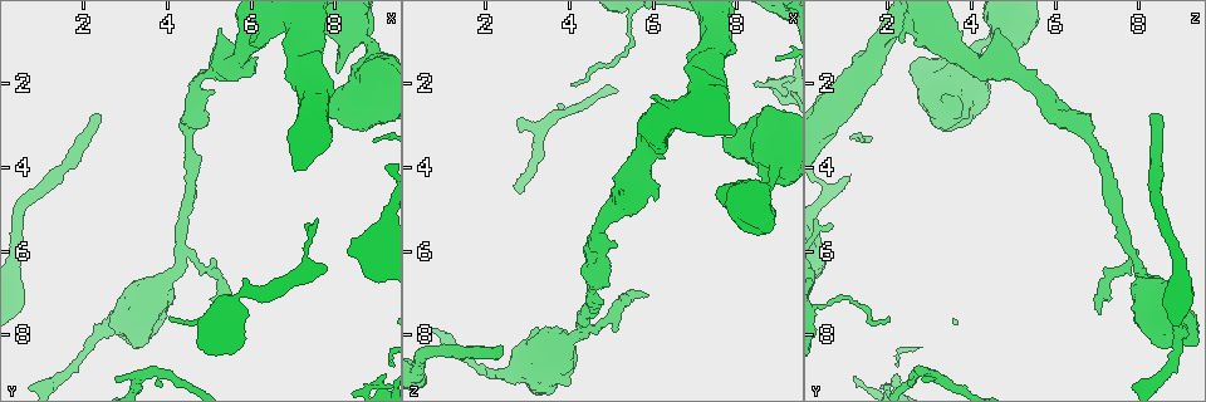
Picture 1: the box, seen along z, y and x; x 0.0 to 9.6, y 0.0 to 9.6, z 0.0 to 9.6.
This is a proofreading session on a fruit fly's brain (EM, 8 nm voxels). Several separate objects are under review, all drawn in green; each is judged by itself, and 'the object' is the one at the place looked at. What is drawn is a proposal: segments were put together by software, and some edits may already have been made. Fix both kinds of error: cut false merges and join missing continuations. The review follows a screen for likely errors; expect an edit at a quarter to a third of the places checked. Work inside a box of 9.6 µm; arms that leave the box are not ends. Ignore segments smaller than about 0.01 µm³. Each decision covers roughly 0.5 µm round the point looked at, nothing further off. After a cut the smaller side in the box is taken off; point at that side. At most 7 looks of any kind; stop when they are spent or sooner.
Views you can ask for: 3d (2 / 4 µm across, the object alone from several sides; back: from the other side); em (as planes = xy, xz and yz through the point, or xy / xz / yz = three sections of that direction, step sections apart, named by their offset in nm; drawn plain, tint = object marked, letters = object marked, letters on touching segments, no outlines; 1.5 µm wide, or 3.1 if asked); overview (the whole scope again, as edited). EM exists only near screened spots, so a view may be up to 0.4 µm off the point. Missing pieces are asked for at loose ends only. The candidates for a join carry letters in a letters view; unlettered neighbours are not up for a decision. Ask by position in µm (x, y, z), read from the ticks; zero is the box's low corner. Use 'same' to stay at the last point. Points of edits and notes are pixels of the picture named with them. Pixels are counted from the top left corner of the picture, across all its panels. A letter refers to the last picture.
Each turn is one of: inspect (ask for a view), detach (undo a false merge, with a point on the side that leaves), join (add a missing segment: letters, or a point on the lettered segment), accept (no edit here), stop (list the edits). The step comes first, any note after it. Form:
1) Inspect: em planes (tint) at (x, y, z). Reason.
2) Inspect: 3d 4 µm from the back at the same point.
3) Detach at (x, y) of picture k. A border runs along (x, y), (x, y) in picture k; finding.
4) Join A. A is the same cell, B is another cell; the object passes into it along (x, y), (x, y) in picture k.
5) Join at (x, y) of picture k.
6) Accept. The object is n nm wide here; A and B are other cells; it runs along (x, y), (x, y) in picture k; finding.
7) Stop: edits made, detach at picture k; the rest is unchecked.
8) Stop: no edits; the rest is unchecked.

Inspect: em planes (letters) at (4.35, 6.20, 7.85). Thick turns thin.

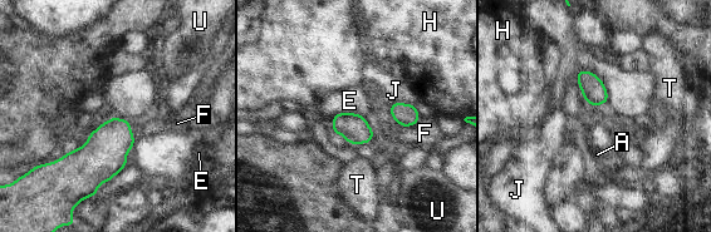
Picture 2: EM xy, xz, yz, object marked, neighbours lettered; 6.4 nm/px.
Accept. A, E, F, H, J, T and U are other cells; continuous, no second neuron.

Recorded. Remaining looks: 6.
Inspect: em xz step 8 (tint) at (5.90, 7.45, 7.00). Free end.

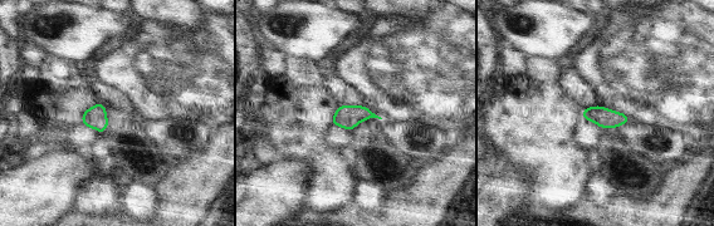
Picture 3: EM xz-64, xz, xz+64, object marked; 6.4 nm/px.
Inspect: em planes (letters) at the same point.

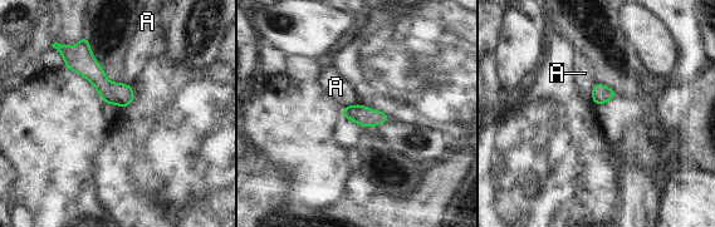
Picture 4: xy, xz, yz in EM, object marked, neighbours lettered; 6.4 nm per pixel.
Accept. A is another cell; a border runs along (596, 82), (591, 97) in picture 4; no lettered segment goes on from it.

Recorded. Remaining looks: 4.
Inspect: 3d 2 µm at (1.60, 4.05, 8.40). Narrows sharply.

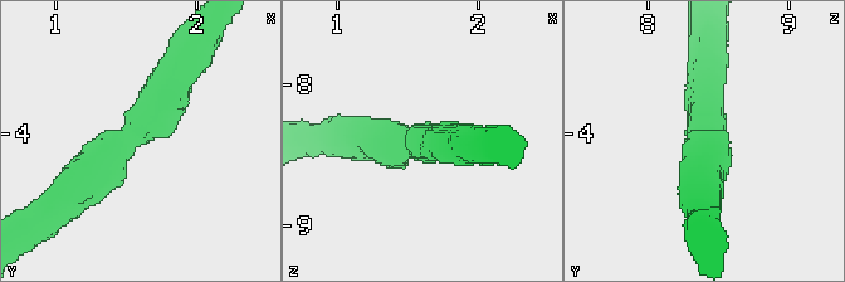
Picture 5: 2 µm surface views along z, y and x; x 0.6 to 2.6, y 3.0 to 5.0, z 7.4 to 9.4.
Inspect: em planes (plain) at (1.56, 4.02, 8.36).

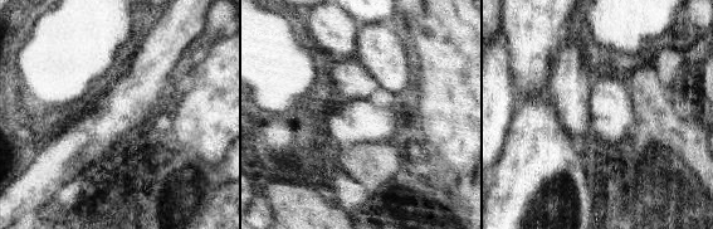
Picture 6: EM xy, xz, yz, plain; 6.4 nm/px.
Inspect: em planes (letters) at the same point.

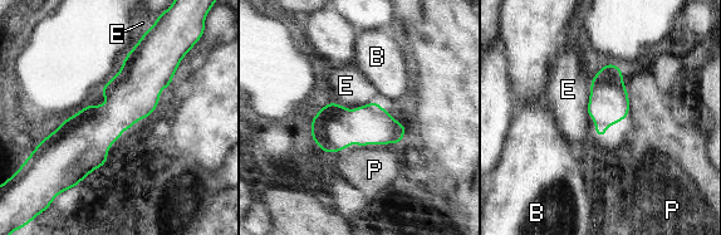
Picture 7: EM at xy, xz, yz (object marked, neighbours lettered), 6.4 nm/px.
Accept. The longest contact is with P, 460 nm; B, E and P are other cells; it runs along (145, 45), (75, 177) in picture 7; continuous, no second neuron.

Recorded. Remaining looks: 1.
Stop: no edits; the rest is unchecked.

